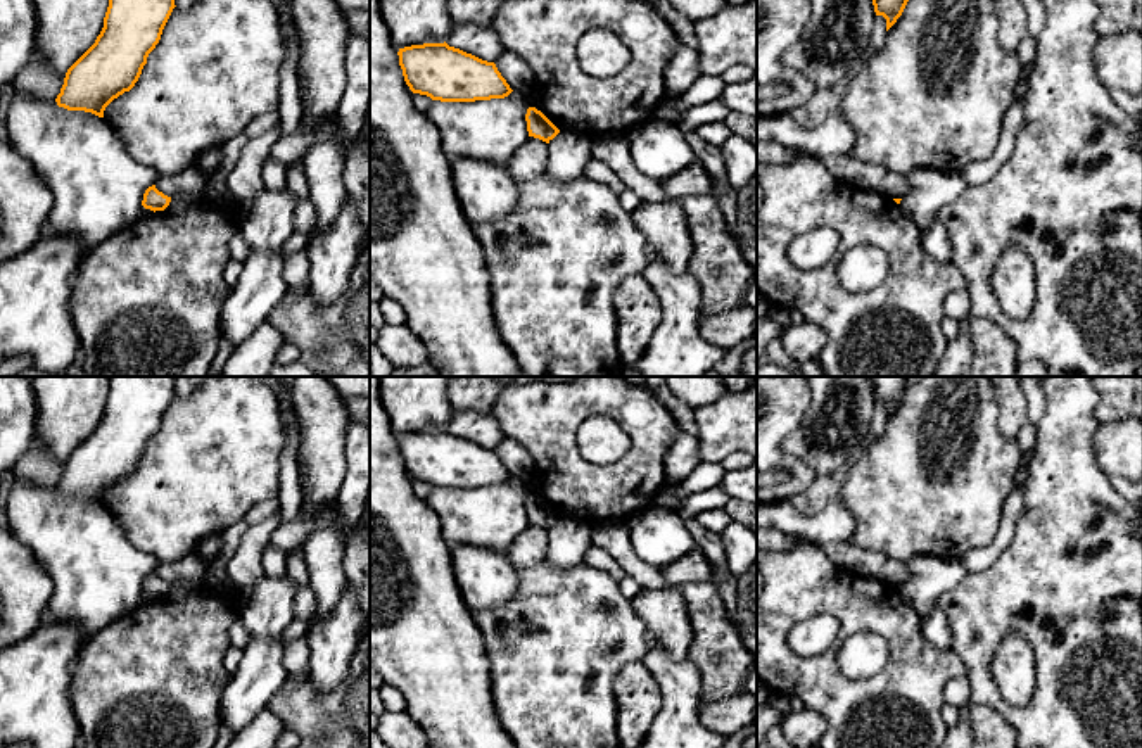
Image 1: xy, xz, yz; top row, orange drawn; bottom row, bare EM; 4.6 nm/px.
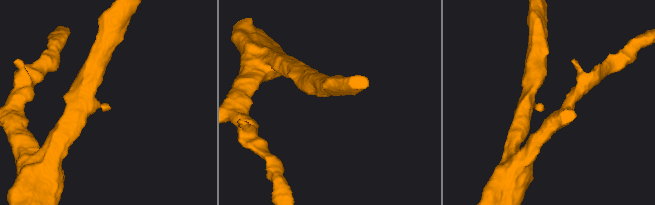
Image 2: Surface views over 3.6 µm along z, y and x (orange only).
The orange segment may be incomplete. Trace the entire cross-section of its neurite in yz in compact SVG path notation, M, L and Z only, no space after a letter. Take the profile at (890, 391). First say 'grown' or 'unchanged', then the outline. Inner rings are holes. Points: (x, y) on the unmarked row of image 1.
unchanged | M866 377L874 392L876 403L883 403L886 406L886 418L897 409L902 403L907 389L909 377Z

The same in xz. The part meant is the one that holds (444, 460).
unchanged | M444 430L399 435L399 453L413 480L441 489L504 485L513 477L494 449Z

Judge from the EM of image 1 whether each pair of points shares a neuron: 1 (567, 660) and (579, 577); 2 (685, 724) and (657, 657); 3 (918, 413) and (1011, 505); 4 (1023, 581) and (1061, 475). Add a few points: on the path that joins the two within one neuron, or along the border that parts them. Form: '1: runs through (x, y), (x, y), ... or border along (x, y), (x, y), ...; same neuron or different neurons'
1: runs through (567, 640), (567, 633), (576, 619), (576, 598); same neuron
2: runs through (681, 707), (681, 686), (671, 674); same neuron
3: border along (1013, 484), (1001, 512), (999, 529), (992, 538); different neurons
4: runs through (1049, 555), (1061, 543), (1061, 501); same neuron

